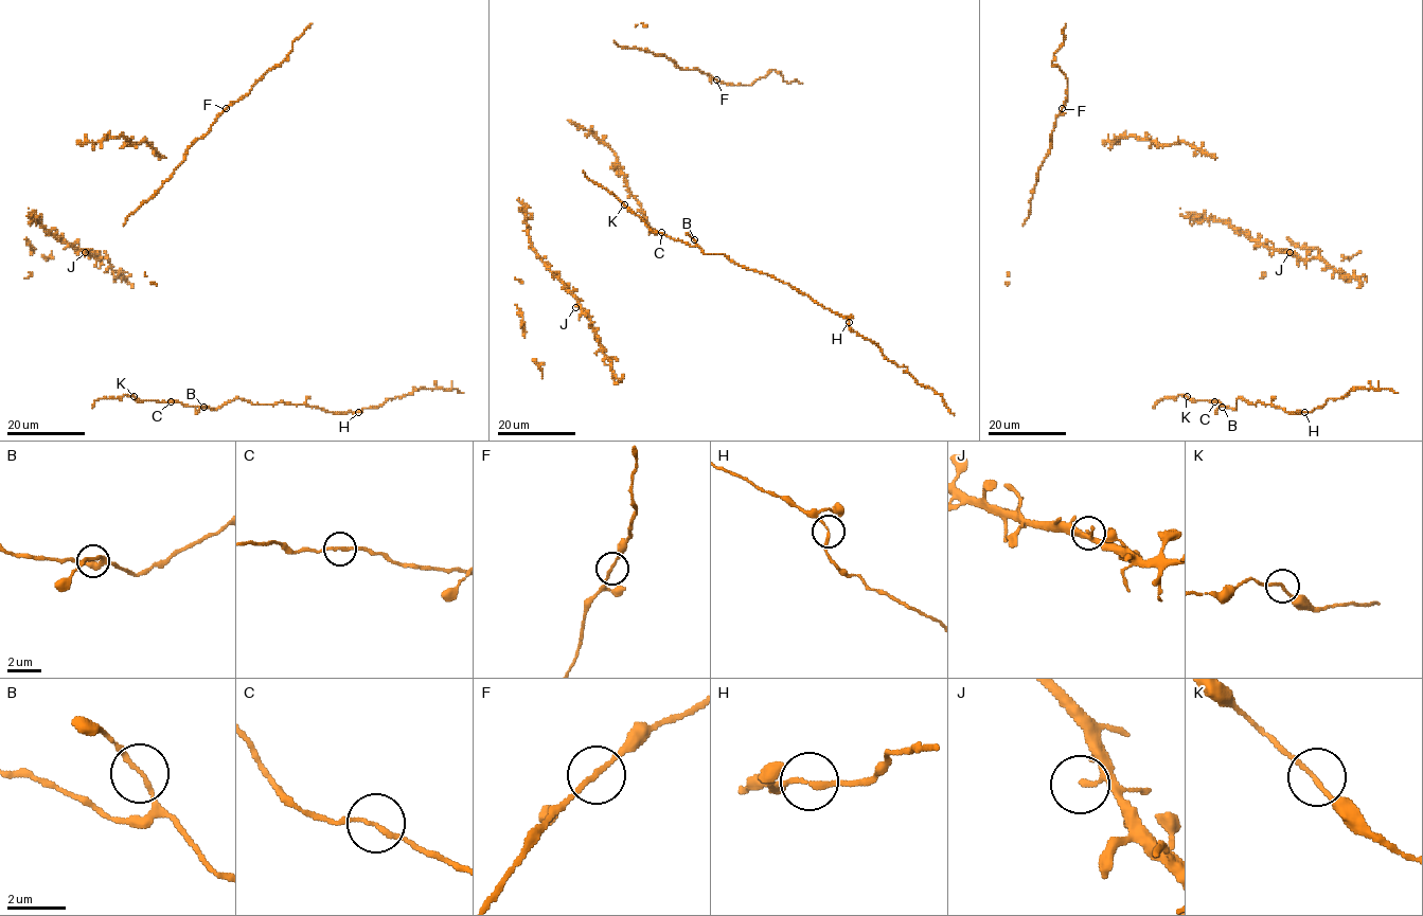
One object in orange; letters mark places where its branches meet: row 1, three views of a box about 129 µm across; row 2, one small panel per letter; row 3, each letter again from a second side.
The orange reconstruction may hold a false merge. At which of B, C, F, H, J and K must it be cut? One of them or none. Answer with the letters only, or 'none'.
none

